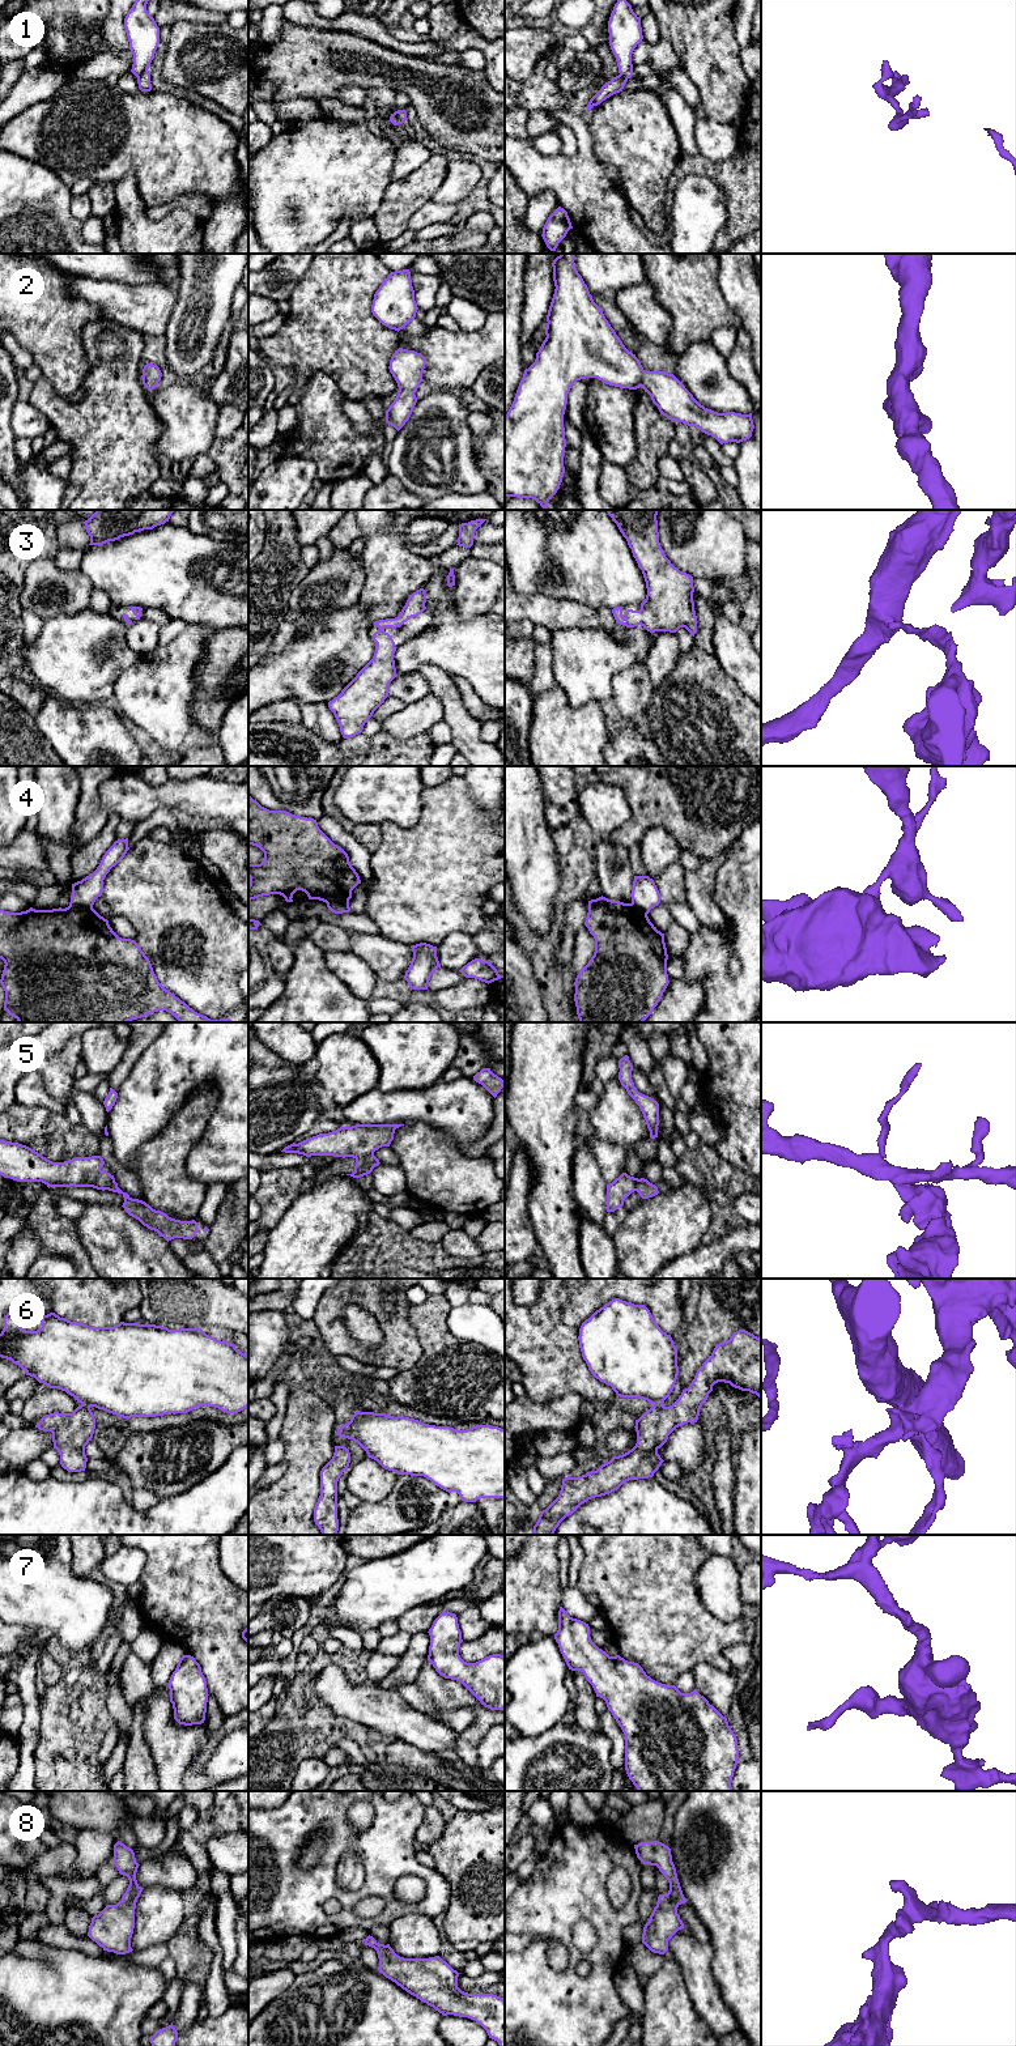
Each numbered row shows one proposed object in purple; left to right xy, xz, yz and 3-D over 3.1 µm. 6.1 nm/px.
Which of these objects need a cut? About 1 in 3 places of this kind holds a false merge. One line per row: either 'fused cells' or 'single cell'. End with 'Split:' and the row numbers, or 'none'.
1: fused cells
2: single cell
3: single cell
4: fused cells
5: fused cells
6: fused cells
7: single cell
8: single cell
Split: 1, 4, 5, 6

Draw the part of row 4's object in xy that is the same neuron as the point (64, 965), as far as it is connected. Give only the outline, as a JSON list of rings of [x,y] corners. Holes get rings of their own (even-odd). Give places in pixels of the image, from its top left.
[[[93,907],[0,910],[0,958],[5,964],[0,979],[5,991],[4,1011],[18,1022],[128,1022],[158,1011],[171,1013],[179,1022],[233,1022],[225,1017],[211,1020],[166,990],[137,943],[119,937]]]

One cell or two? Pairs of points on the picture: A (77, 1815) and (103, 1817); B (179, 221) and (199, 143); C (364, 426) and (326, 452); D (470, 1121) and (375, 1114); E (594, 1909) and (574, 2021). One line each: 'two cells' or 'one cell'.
A: one cell
B: two cells
C: two cells
D: one cell
E: one cell

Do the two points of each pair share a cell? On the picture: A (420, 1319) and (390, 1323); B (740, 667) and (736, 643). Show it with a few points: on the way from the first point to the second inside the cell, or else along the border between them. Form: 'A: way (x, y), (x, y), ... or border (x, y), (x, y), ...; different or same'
A: border (408, 1304), (408, 1323), (423, 1348); different
B: way (740, 662), (736, 649); same

